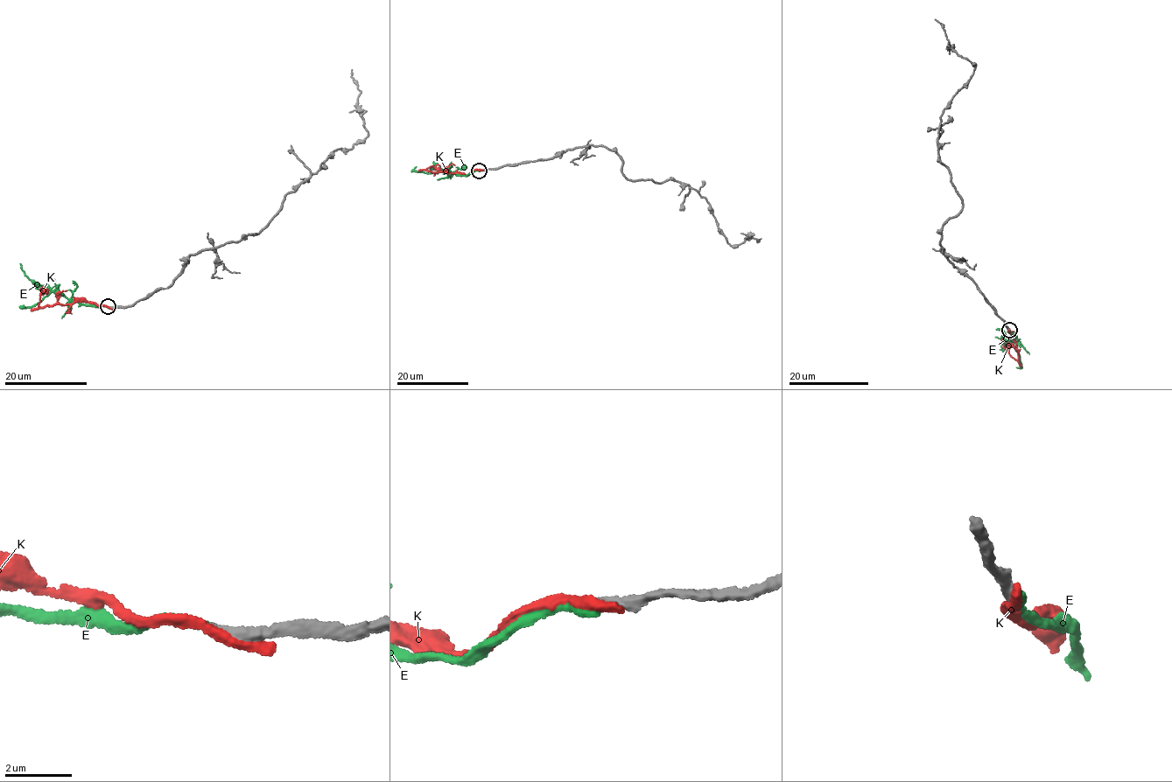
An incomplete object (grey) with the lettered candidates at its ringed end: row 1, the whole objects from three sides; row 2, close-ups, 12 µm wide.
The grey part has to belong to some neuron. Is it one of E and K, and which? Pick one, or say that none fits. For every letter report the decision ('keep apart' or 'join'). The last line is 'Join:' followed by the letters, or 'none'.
E: keep apart
K: keep apart
Join: none

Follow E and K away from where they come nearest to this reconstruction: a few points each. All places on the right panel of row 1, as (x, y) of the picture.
E: (1009, 330), (1017, 337), (1014, 341), (1006, 342), (1007, 345), (1001, 343), (1001, 335)
K: (1009, 330), (1014, 334), (1019, 358), (1015, 359), (1009, 351), (1017, 345)

